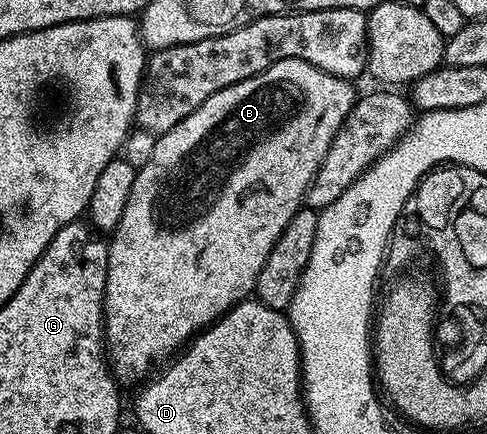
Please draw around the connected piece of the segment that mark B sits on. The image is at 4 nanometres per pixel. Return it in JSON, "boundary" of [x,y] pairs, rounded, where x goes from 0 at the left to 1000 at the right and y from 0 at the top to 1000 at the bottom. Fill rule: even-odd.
{"boundary":[[[581,134],[530,175],[513,175],[489,194],[472,194],[472,203],[456,203],[439,212],[439,221],[431,221],[431,230],[398,249],[398,258],[390,258],[382,276],[357,286],[349,304],[322,316],[308,369],[300,369],[300,378],[292,378],[292,387],[281,392],[275,406],[275,433],[267,433],[259,482],[251,486],[251,507],[242,507],[242,516],[226,532],[226,546],[220,551],[222,624],[214,666],[214,795],[230,866],[240,882],[279,878],[285,882],[302,873],[322,850],[320,834],[343,836],[411,763],[446,742],[472,710],[520,684],[530,627],[538,627],[538,608],[546,608],[546,590],[554,590],[587,516],[595,516],[600,500],[624,475],[624,454],[637,433],[643,406],[653,396],[678,332],[690,318],[690,306],[698,302],[710,267],[731,237],[735,207],[723,198],[729,196],[717,182],[696,180],[678,166],[661,166],[661,157],[645,157],[645,147],[628,138]]]}

